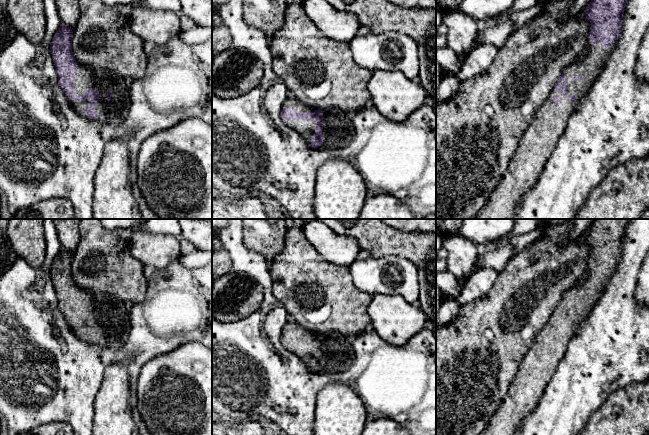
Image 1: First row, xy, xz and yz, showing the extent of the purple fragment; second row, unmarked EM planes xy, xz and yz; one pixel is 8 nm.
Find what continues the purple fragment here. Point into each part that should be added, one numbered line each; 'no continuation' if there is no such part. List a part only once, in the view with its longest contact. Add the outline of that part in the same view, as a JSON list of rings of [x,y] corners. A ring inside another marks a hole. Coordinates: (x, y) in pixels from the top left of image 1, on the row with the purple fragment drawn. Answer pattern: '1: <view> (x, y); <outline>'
1: xy (115, 112); [[[79,63],[75,67],[78,69],[75,74],[75,94],[82,96],[88,88],[94,88],[99,93],[99,103],[95,106],[98,115],[94,120],[120,125],[127,118],[130,109],[131,80],[116,72],[104,69],[90,69]]]

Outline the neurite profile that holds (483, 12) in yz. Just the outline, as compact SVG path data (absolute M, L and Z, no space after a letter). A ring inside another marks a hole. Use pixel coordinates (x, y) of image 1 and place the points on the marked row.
M461 0L452 10L470 16L480 27L495 23L513 6L514 2L515 0Z

